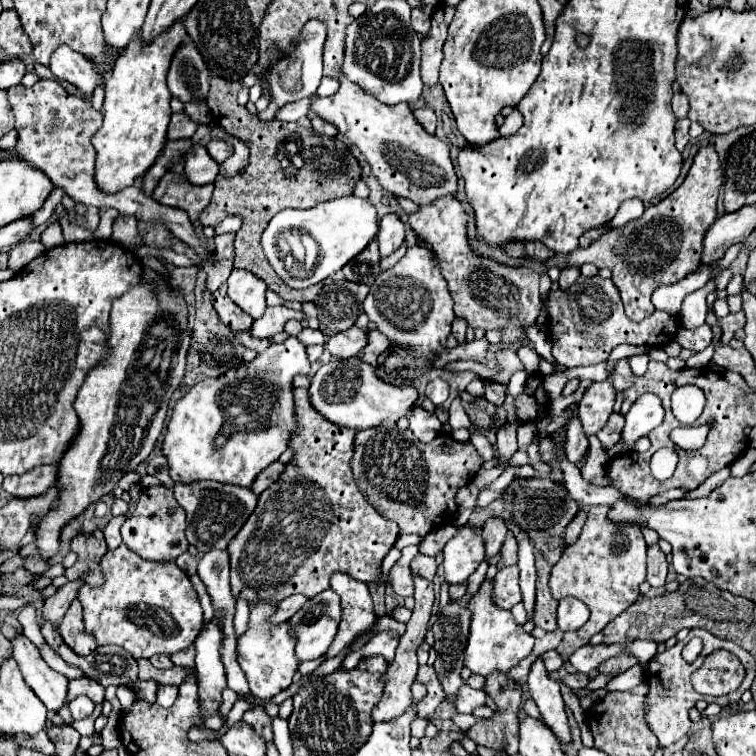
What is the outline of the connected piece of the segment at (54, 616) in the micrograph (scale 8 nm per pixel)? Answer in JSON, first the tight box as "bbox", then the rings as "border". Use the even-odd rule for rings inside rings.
{"bbox":[43,577,85,625],"border":[[[83,577],[81,579],[75,579],[75,581],[69,581],[61,589],[57,589],[57,593],[45,601],[43,617],[47,621],[51,621],[53,625],[57,625],[61,621],[61,617],[65,615],[65,611],[69,609],[71,601],[77,599],[77,593],[79,593],[81,585],[85,585],[85,579]]]}

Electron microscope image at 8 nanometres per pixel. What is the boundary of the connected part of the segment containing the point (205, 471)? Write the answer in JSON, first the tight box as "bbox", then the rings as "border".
{"bbox":[163,337,309,487],"border":[[[289,337],[279,345],[273,343],[265,351],[265,355],[259,353],[251,363],[243,363],[237,369],[225,373],[223,377],[205,379],[197,383],[183,399],[177,401],[171,421],[167,425],[167,435],[163,439],[163,455],[169,459],[171,479],[181,483],[211,479],[211,481],[251,487],[253,479],[261,473],[261,469],[277,461],[279,455],[289,447],[291,433],[297,427],[293,413],[291,381],[299,373],[301,375],[309,373],[305,345],[297,337]]]}

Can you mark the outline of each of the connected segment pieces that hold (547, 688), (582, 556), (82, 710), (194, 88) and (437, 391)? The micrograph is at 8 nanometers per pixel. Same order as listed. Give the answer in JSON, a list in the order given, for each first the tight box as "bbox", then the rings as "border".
[{"bbox":[527,655,571,745],"border":[[[541,655],[531,665],[527,687],[529,687],[529,693],[539,707],[543,721],[553,729],[553,733],[557,735],[557,739],[563,745],[569,743],[571,735],[569,735],[569,725],[567,725],[567,715],[565,715],[565,703],[563,703],[559,685],[557,685],[557,681],[553,681],[549,677]]]},{"bbox":[549,505,647,639],"border":[[[593,505],[587,509],[589,517],[583,525],[583,533],[573,545],[565,547],[565,553],[561,553],[549,577],[549,589],[557,601],[563,597],[577,597],[589,607],[591,615],[587,623],[577,629],[577,635],[583,639],[603,631],[607,623],[633,605],[641,597],[639,585],[647,577],[647,545],[641,529],[637,525],[611,523],[607,511],[609,505]]]},{"bbox":[69,697,95,719],"border":[[[77,697],[69,703],[69,711],[73,715],[73,719],[85,719],[85,717],[91,717],[95,709],[95,703],[89,699],[89,697]]]},{"bbox":[167,43,209,103],"border":[[[193,43],[181,45],[167,75],[173,97],[181,103],[205,103],[209,97],[209,69]]]},{"bbox":[425,377,449,405],"border":[[[435,377],[433,381],[429,381],[425,395],[427,395],[435,405],[441,405],[441,403],[445,403],[447,397],[449,397],[449,383],[443,381],[443,379],[439,379],[439,377]]]}]

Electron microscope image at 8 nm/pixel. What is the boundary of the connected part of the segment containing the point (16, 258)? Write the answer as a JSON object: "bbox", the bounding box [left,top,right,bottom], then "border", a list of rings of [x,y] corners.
{"bbox":[9,241,47,273],"border":[[[21,241],[9,249],[9,269],[13,273],[21,271],[25,265],[29,265],[35,257],[39,257],[45,251],[47,249],[41,241]]]}

